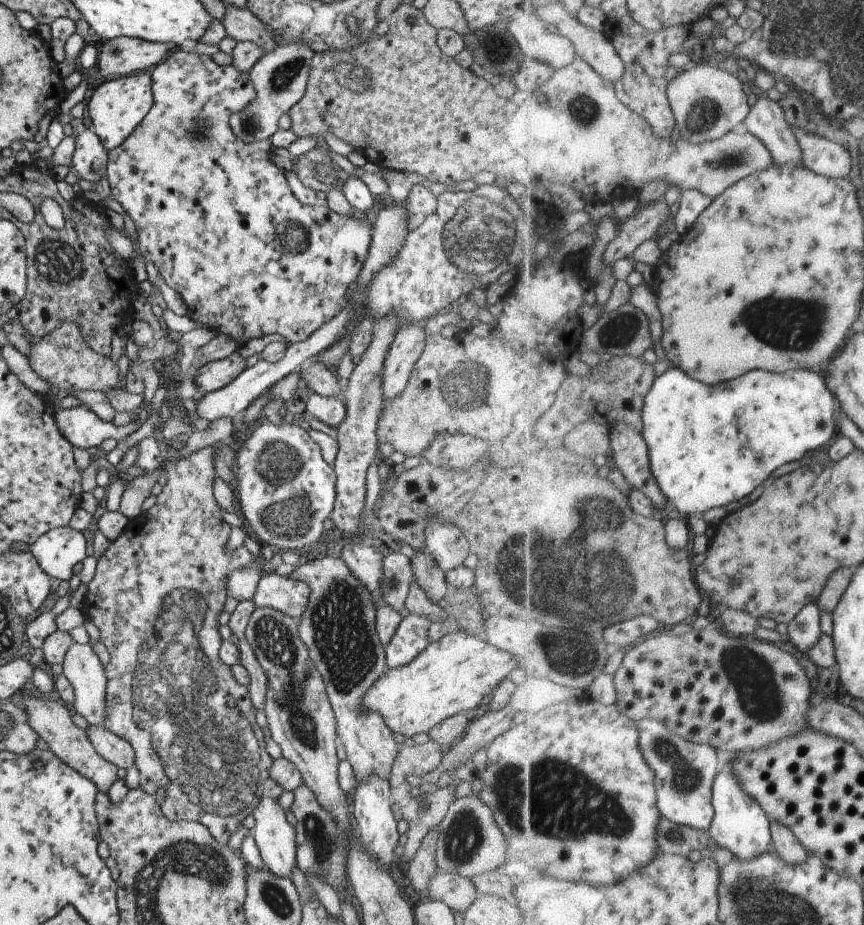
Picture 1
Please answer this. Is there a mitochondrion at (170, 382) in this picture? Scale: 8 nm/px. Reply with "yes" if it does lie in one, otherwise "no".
no

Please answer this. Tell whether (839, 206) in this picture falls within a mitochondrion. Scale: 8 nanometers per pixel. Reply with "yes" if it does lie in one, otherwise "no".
no

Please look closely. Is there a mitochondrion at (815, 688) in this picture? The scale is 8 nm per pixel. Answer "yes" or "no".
no

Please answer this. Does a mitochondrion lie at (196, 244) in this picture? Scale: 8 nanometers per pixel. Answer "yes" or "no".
no

